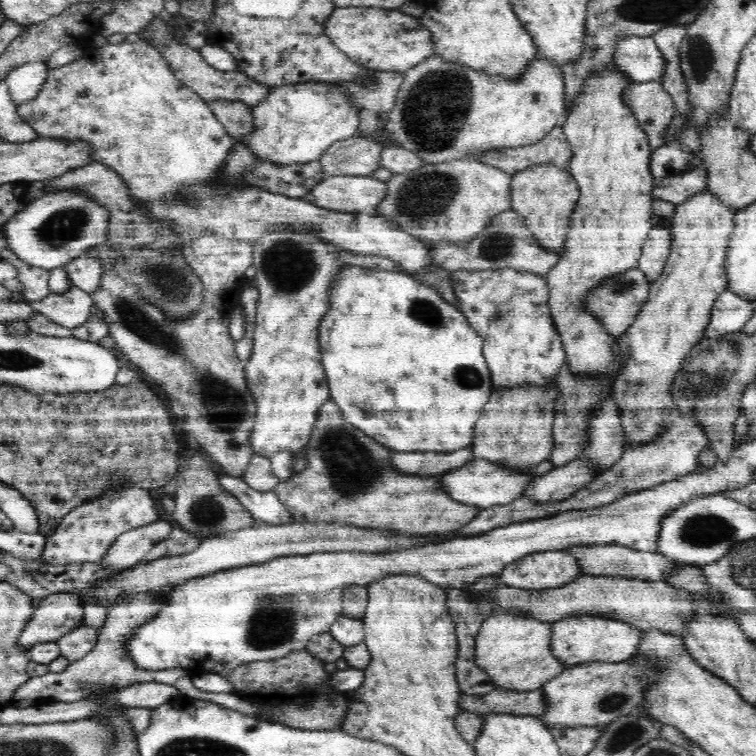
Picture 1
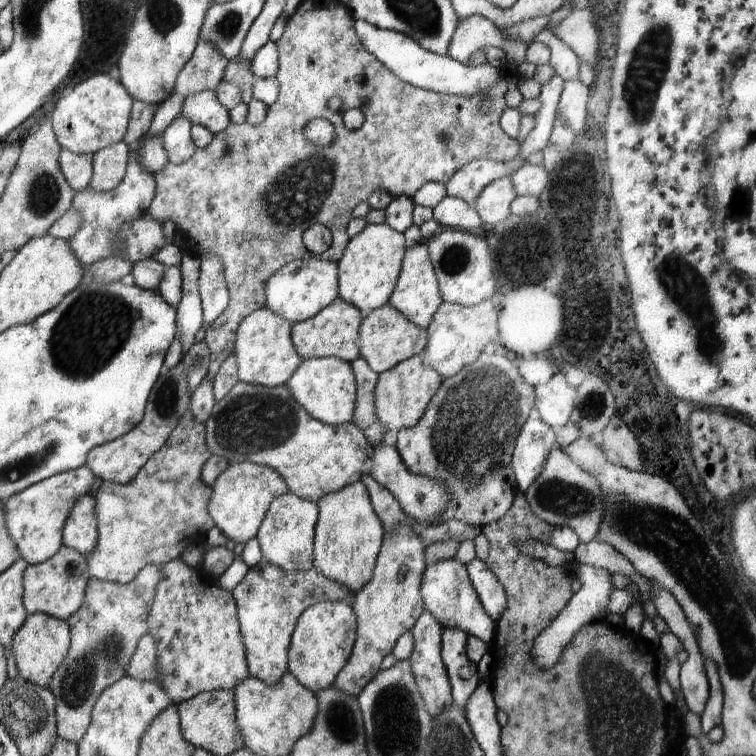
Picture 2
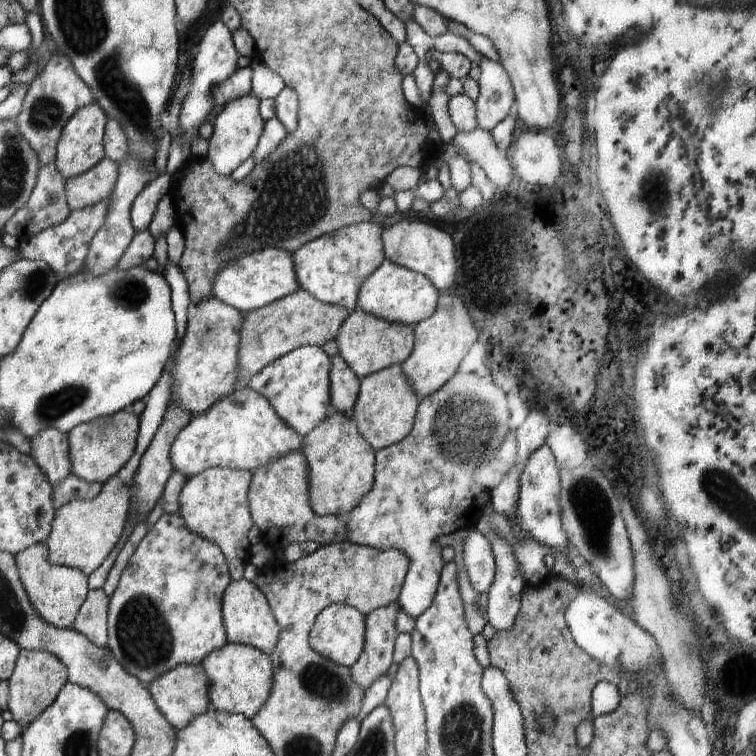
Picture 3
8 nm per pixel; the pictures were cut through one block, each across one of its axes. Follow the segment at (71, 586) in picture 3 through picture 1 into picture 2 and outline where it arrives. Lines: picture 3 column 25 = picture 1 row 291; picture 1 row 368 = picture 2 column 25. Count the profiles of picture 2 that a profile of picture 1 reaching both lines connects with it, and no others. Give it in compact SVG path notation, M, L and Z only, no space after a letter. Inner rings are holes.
M63 544L54 556L28 566L23 574L23 602L27 613L44 613L66 621L82 606L89 577L87 558Z

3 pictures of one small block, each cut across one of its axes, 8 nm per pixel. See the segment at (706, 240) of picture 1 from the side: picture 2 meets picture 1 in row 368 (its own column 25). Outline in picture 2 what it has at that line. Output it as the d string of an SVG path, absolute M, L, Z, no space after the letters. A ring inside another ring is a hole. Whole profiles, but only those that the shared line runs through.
M44 613L28 615L22 628L15 634L10 648L19 672L18 676L48 689L53 674L68 654L71 643L69 628L67 620L63 621Z

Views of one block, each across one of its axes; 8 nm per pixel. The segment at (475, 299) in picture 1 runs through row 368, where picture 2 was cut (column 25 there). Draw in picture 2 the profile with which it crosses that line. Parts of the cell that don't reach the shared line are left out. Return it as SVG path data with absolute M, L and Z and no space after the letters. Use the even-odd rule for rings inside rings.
M88 465L67 470L30 485L22 493L10 497L5 503L7 530L19 548L21 558L35 565L54 556L63 545L62 529L76 501L88 495L95 481Z

